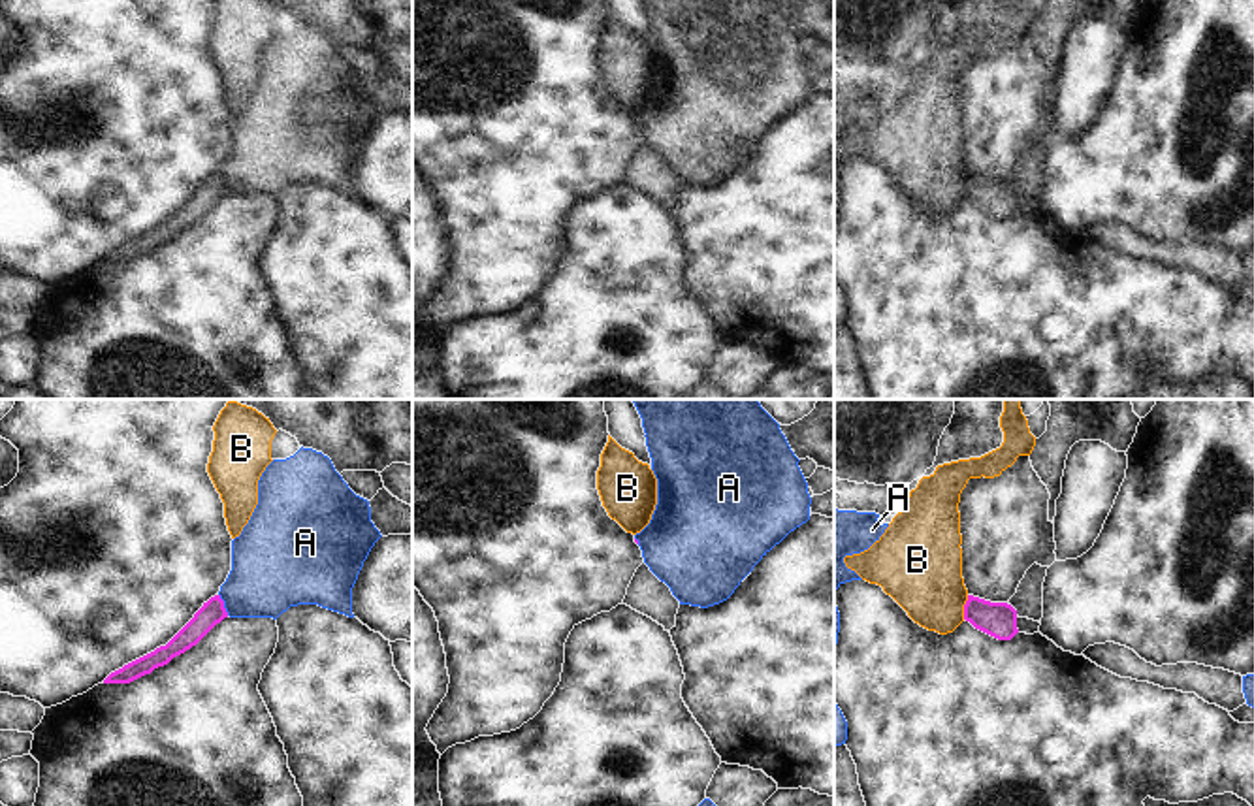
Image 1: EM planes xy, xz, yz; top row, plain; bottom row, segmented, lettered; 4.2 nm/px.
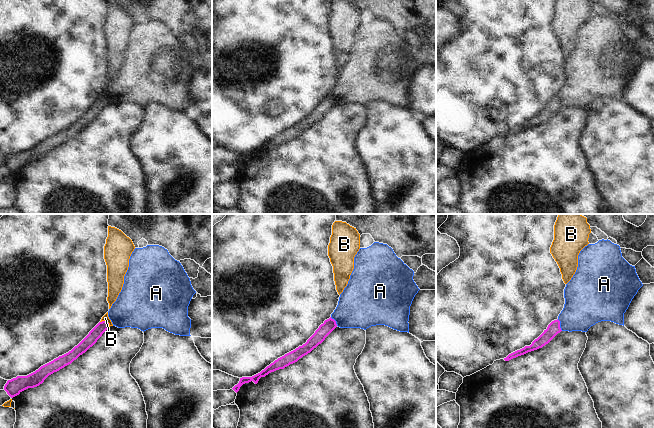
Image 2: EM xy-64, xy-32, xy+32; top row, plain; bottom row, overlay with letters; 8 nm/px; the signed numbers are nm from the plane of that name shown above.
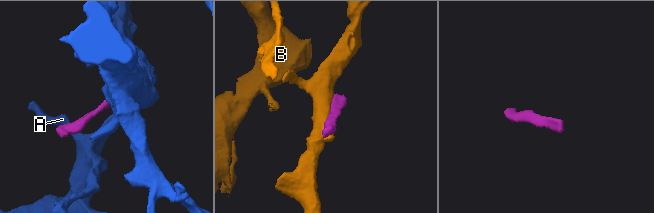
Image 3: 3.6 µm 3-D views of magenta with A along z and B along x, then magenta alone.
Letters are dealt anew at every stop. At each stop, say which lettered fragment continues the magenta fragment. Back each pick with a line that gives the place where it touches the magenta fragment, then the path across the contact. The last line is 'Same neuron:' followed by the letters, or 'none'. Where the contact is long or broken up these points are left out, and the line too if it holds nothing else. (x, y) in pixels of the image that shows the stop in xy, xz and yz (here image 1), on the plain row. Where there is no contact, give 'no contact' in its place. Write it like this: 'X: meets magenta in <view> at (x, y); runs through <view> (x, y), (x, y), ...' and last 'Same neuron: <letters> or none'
Same neuron: none

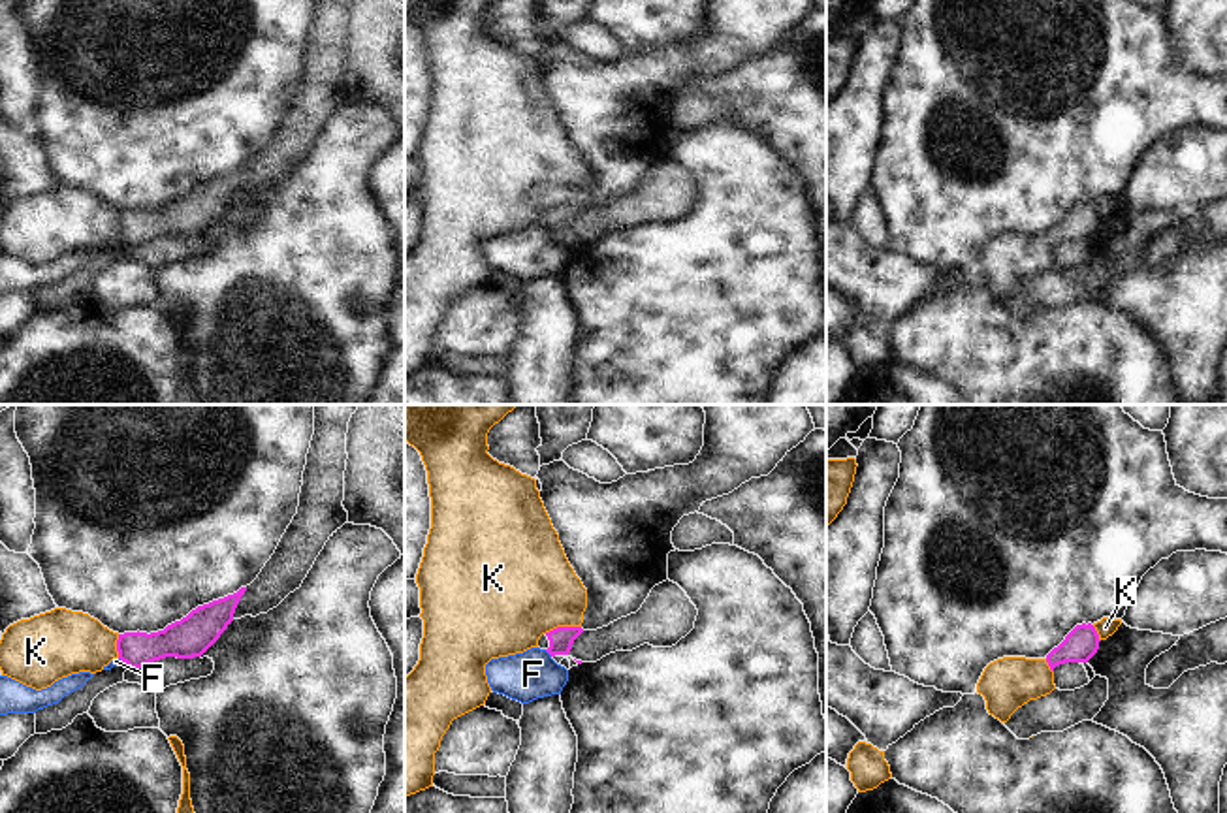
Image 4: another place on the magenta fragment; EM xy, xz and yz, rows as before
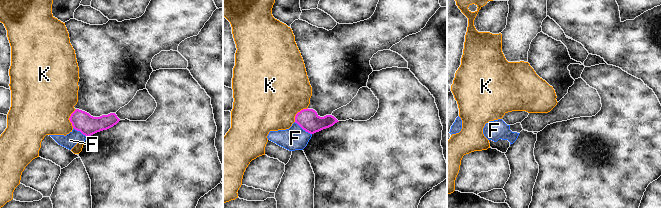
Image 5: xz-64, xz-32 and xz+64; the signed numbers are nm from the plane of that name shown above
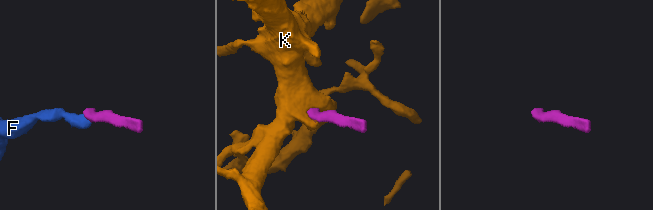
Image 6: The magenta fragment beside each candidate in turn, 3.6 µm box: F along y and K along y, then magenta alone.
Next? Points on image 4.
Same neuron: none

